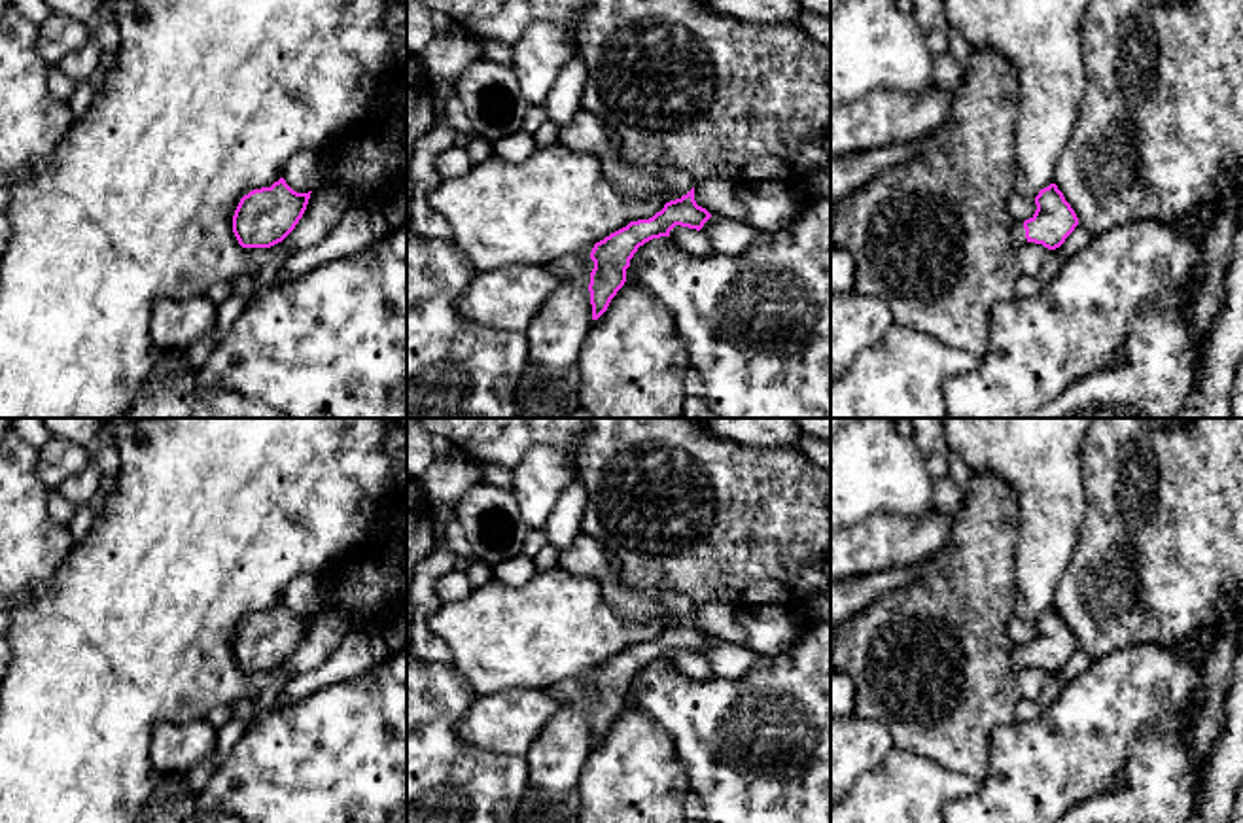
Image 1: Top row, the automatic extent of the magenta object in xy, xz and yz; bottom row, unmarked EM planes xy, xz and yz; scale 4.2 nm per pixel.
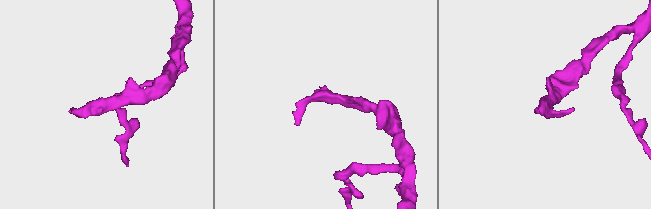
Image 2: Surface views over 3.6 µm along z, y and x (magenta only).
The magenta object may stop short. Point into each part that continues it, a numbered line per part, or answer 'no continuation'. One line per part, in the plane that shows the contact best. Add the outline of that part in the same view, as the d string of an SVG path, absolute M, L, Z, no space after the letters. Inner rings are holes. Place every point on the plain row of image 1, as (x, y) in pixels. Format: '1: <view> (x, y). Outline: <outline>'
1: xz (585, 557). Outline: M581 535L568 549L558 549L558 556L562 569L596 577L604 600L622 619L666 619L670 624L675 624L696 609L696 604L679 592L660 592L657 588L632 592L626 588L621 579L619 560L588 535Z

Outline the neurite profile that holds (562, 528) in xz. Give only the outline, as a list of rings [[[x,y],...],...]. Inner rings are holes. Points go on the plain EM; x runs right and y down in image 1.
[[[575,469],[573,481],[556,499],[556,505],[543,528],[549,545],[556,549],[568,549],[583,535],[581,520],[585,515],[585,505],[586,505],[585,486]]]

